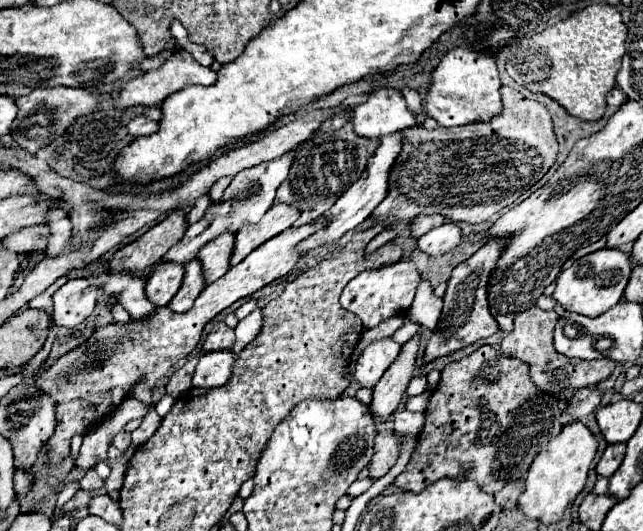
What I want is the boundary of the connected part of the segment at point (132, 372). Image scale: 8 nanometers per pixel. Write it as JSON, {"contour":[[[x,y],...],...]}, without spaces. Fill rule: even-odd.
{"contour":[[[315,218],[309,224],[297,228],[291,226],[285,232],[277,234],[275,238],[269,238],[265,244],[255,248],[243,262],[229,268],[225,276],[209,284],[199,294],[195,306],[189,312],[175,314],[165,306],[157,308],[151,320],[131,320],[129,324],[113,322],[105,328],[97,328],[85,344],[61,356],[49,370],[41,372],[37,378],[37,386],[41,386],[45,392],[51,392],[51,396],[59,400],[57,428],[55,434],[51,436],[51,442],[47,442],[49,446],[47,466],[61,464],[63,456],[69,454],[71,438],[77,432],[83,434],[89,428],[89,424],[95,424],[97,420],[103,420],[103,416],[111,414],[125,400],[125,396],[129,396],[129,392],[133,390],[133,386],[139,382],[141,376],[145,376],[145,384],[151,388],[161,378],[165,378],[169,368],[175,368],[179,360],[185,360],[195,350],[195,346],[201,340],[205,324],[213,320],[221,310],[225,310],[239,298],[251,296],[253,292],[271,284],[273,280],[287,276],[303,256],[303,252],[297,250],[297,244],[303,242],[307,236],[315,234],[325,224],[327,224],[325,218]]]}

